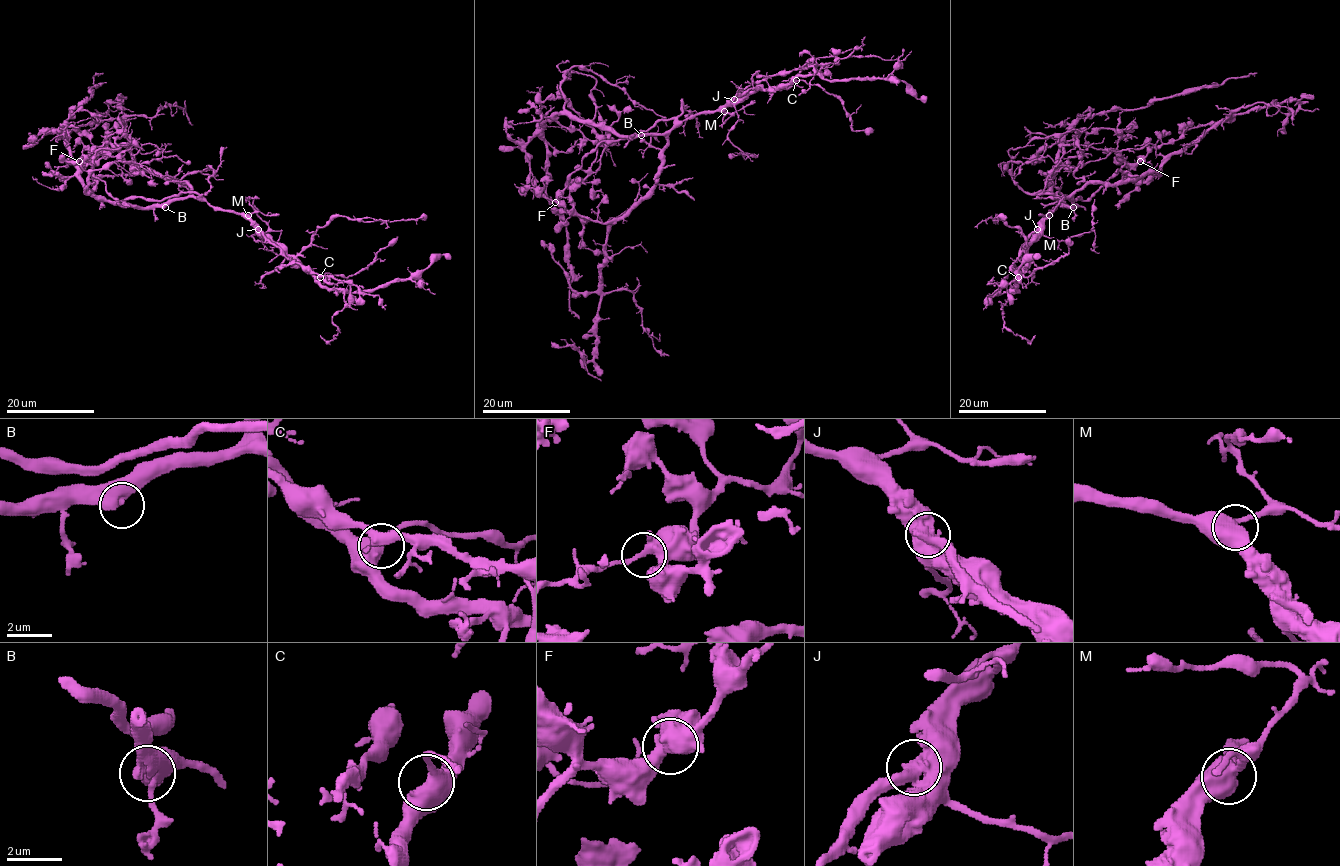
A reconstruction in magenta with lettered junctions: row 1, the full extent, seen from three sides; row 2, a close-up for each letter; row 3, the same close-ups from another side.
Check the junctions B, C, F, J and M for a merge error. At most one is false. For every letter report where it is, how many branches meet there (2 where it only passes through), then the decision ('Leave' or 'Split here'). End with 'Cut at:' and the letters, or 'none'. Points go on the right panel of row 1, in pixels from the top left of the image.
B: Place: (1073, 207). Branches: 2. Leave
C: Place: (1018, 277). Branches: 2. Leave
F: Place: (1140, 161). Branches: 2. Leave
J: Place: (1037, 229). Branches: 2. Leave
M: Place: (1049, 215). Branches: 2. Leave
Cut at: none

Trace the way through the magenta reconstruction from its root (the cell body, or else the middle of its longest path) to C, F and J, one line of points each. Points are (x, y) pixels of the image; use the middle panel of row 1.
C: (639, 135), (668, 133), (690, 117), (721, 111), (757, 90), (778, 90), (796, 80)
F: (639, 135), (605, 140), (592, 148), (584, 157), (582, 165), (570, 175), (563, 195), (555, 202)
J: (639, 135), (668, 133), (683, 121), (701, 113), (720, 111), (734, 100)

